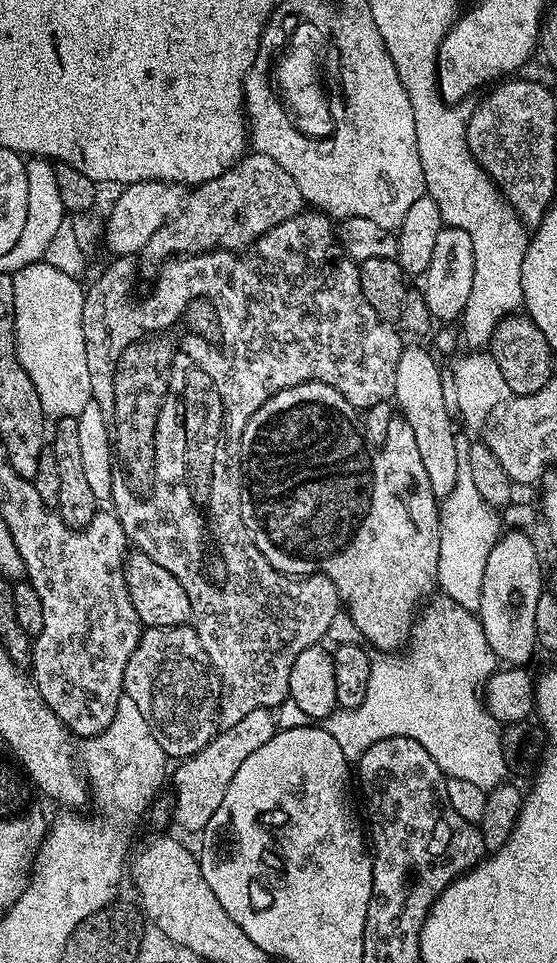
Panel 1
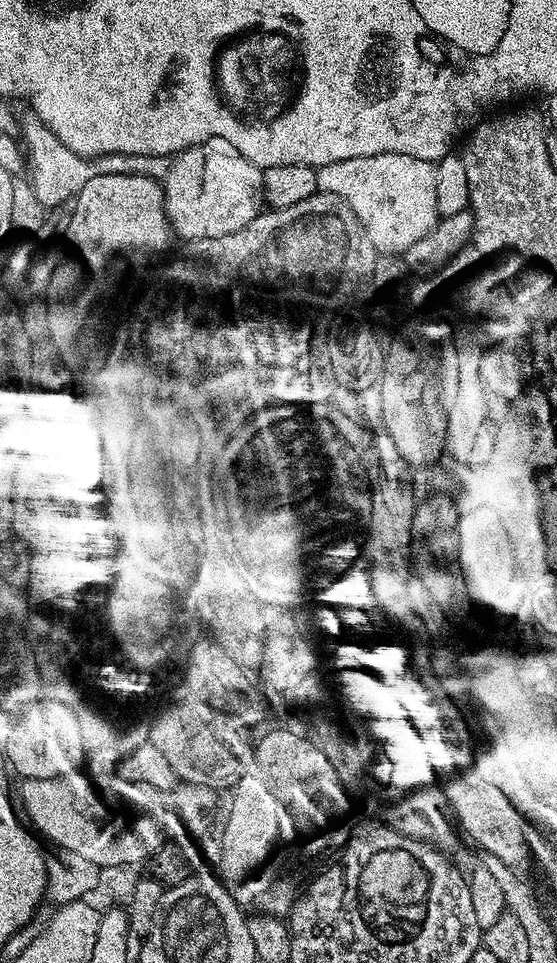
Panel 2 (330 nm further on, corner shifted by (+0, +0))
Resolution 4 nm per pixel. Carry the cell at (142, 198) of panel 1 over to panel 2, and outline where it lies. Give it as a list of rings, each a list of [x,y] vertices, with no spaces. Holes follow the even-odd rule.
[[[226,138],[204,140],[179,153],[169,164],[172,165],[168,177],[162,180],[164,209],[173,233],[181,236],[181,241],[234,234],[234,230],[242,230],[263,209],[263,169],[238,154]]]

